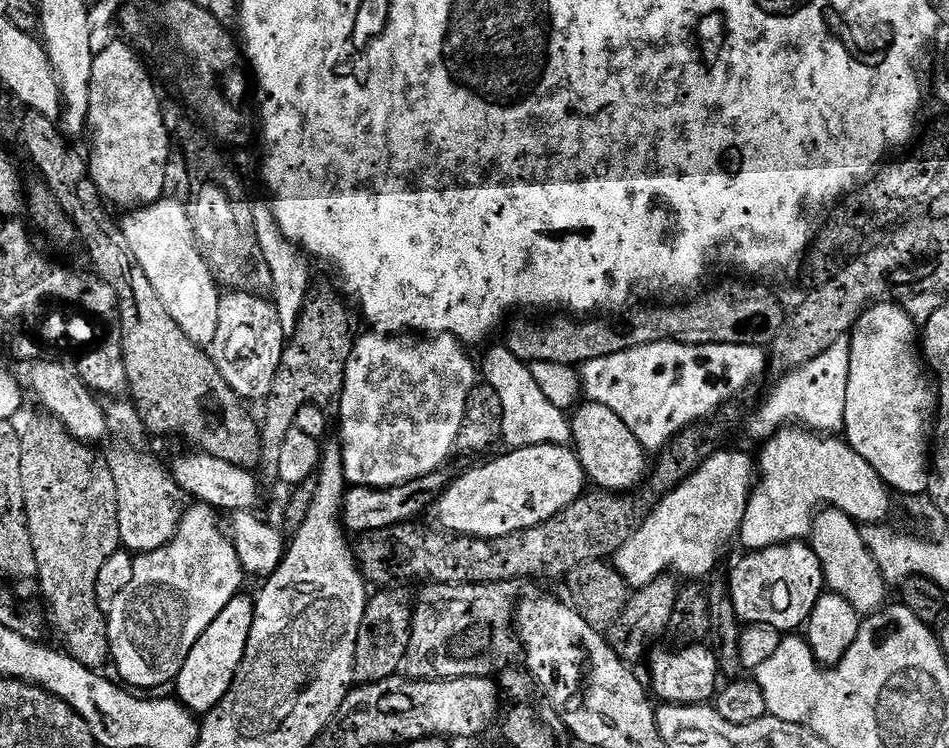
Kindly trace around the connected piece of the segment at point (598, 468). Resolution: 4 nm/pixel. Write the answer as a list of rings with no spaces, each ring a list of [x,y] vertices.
[[[584,402],[584,405],[571,413],[570,421],[572,425],[571,443],[574,451],[580,458],[580,464],[584,468],[585,477],[592,480],[597,489],[605,492],[615,492],[617,494],[628,494],[644,480],[644,471],[648,468],[649,457],[646,455],[644,447],[630,434],[626,422],[601,404]]]

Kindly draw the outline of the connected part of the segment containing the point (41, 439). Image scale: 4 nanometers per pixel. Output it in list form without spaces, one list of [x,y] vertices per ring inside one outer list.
[[[20,407],[10,422],[20,439],[20,498],[36,559],[34,576],[40,579],[40,592],[48,603],[52,624],[60,635],[59,643],[69,656],[82,662],[82,666],[100,670],[104,663],[109,663],[110,657],[106,615],[99,606],[99,571],[122,548],[118,530],[118,490],[114,474],[107,459],[103,455],[99,456],[92,449],[95,447],[91,443],[76,440],[59,420],[33,408]]]

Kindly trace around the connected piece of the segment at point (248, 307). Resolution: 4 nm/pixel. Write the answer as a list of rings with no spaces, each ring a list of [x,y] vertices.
[[[229,291],[219,302],[218,322],[224,342],[216,361],[227,384],[246,402],[271,395],[286,343],[275,305],[255,293]]]

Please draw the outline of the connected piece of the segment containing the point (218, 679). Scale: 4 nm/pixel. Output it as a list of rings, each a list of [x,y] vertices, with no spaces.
[[[245,594],[235,596],[188,652],[186,657],[188,680],[177,679],[174,687],[176,687],[177,694],[175,695],[179,703],[183,704],[189,712],[193,714],[211,713],[224,695],[230,691],[245,663],[246,653],[249,651],[248,636],[252,633],[253,615],[253,597],[250,598]]]

